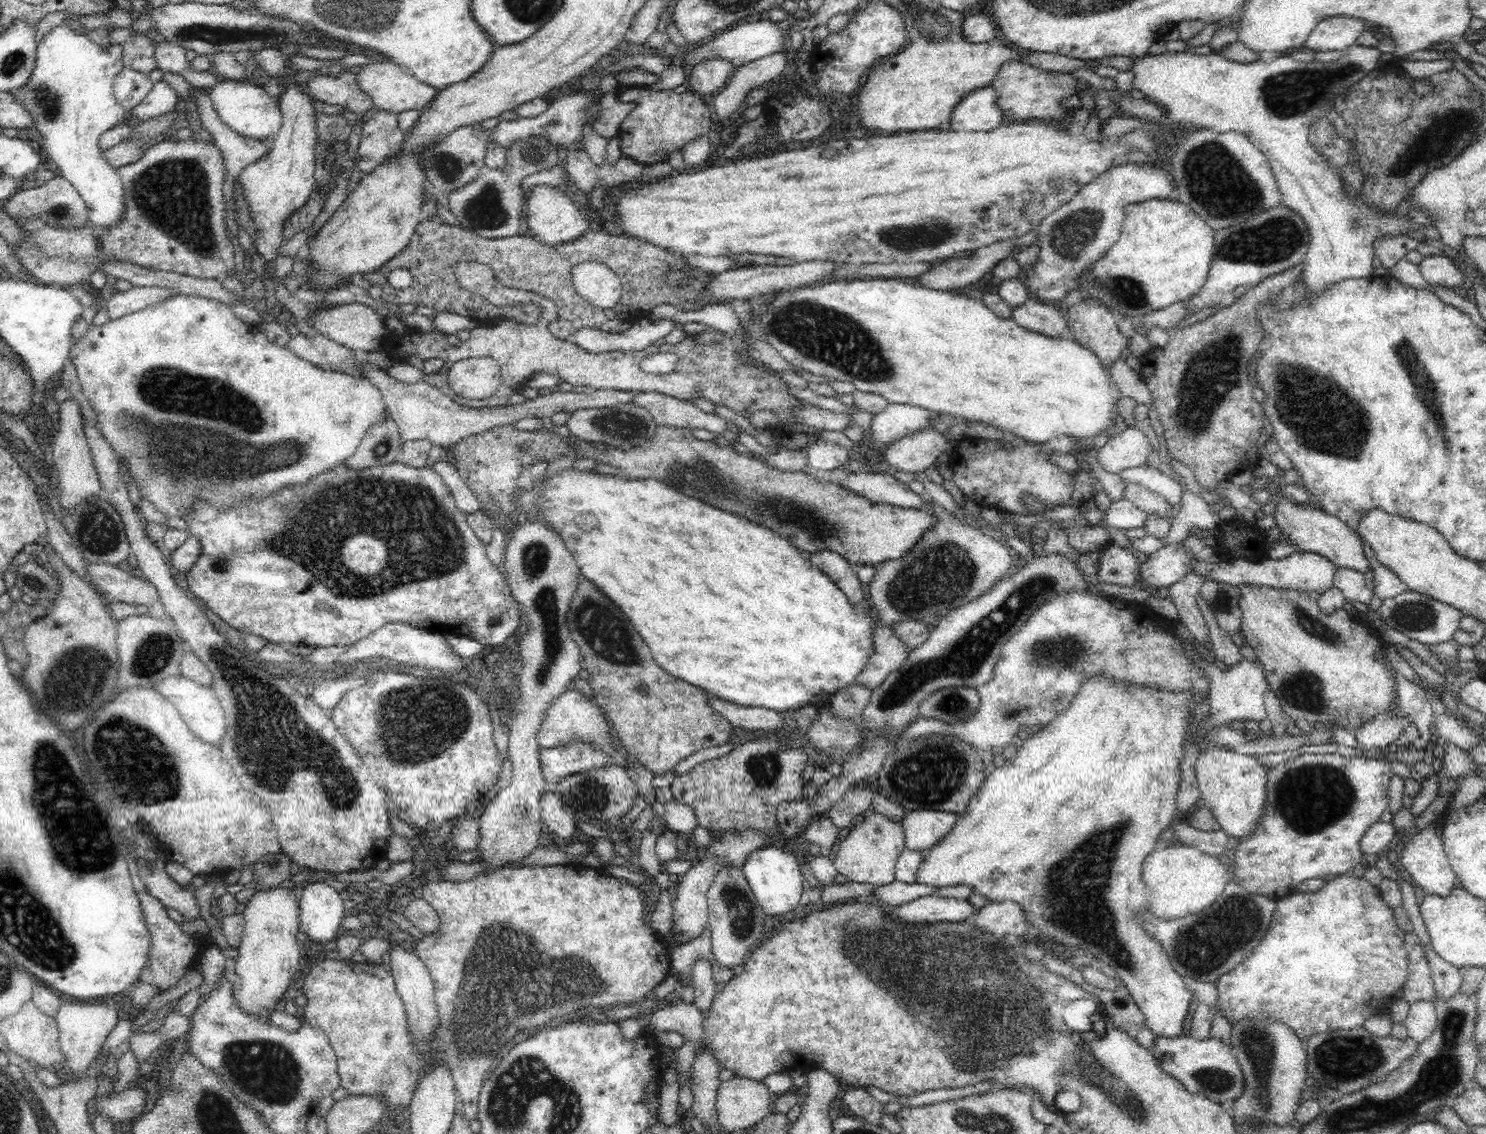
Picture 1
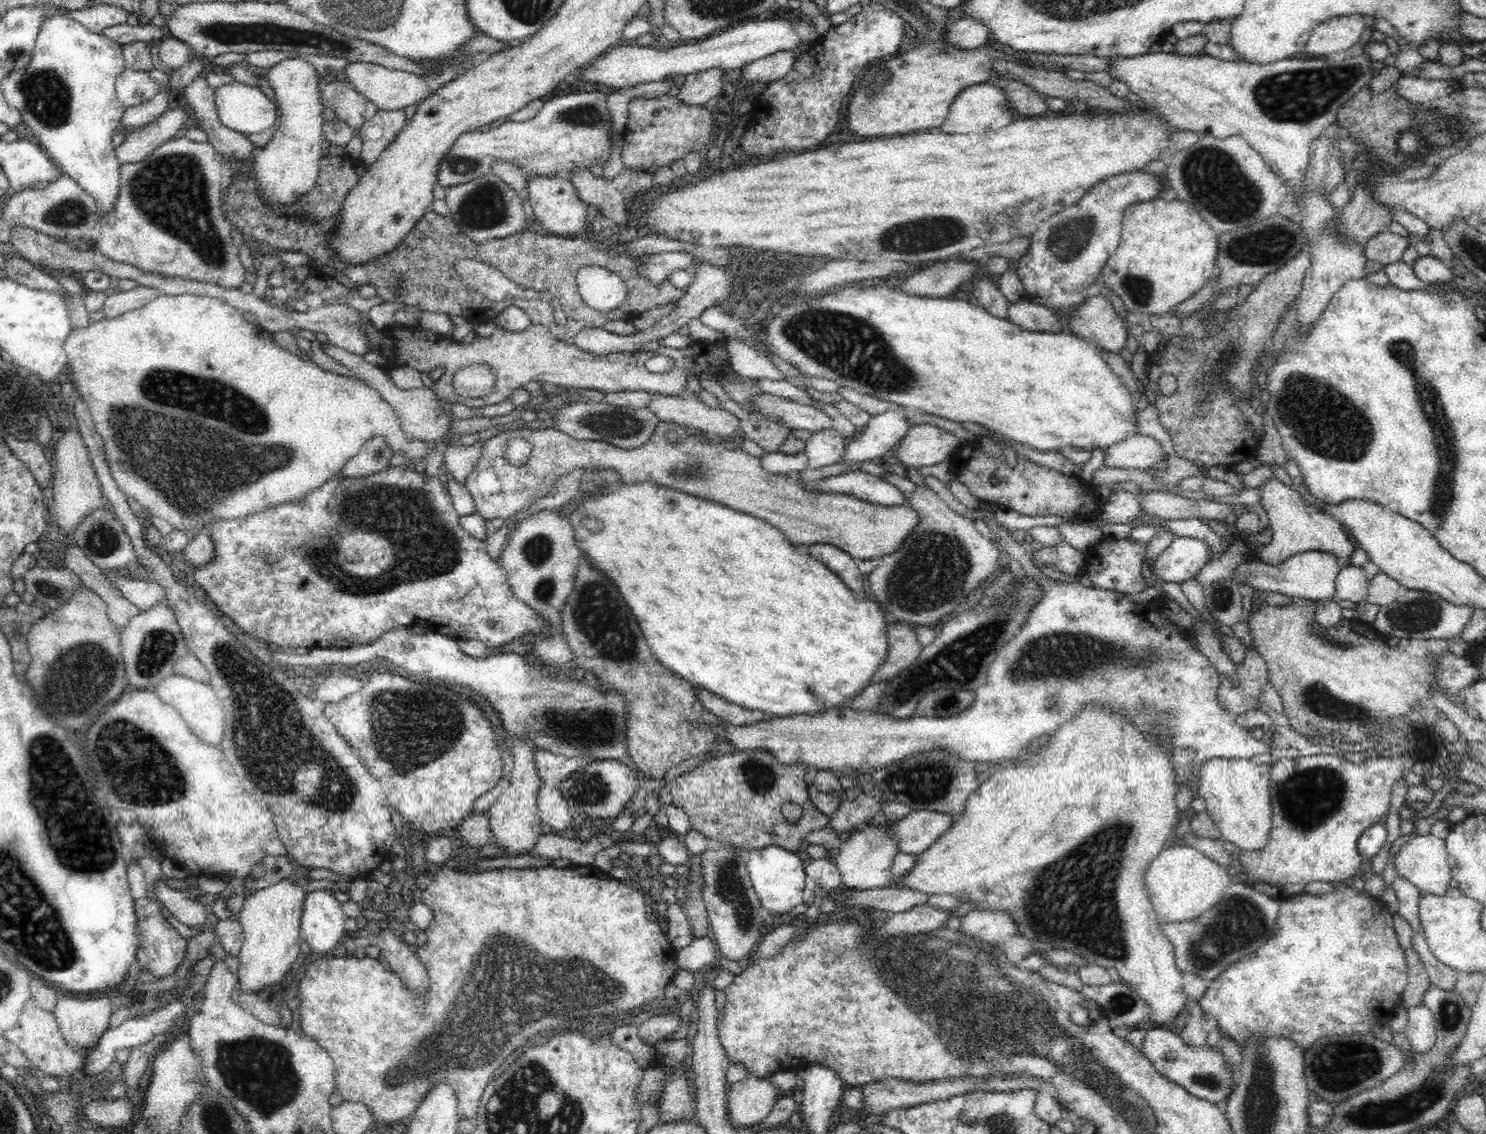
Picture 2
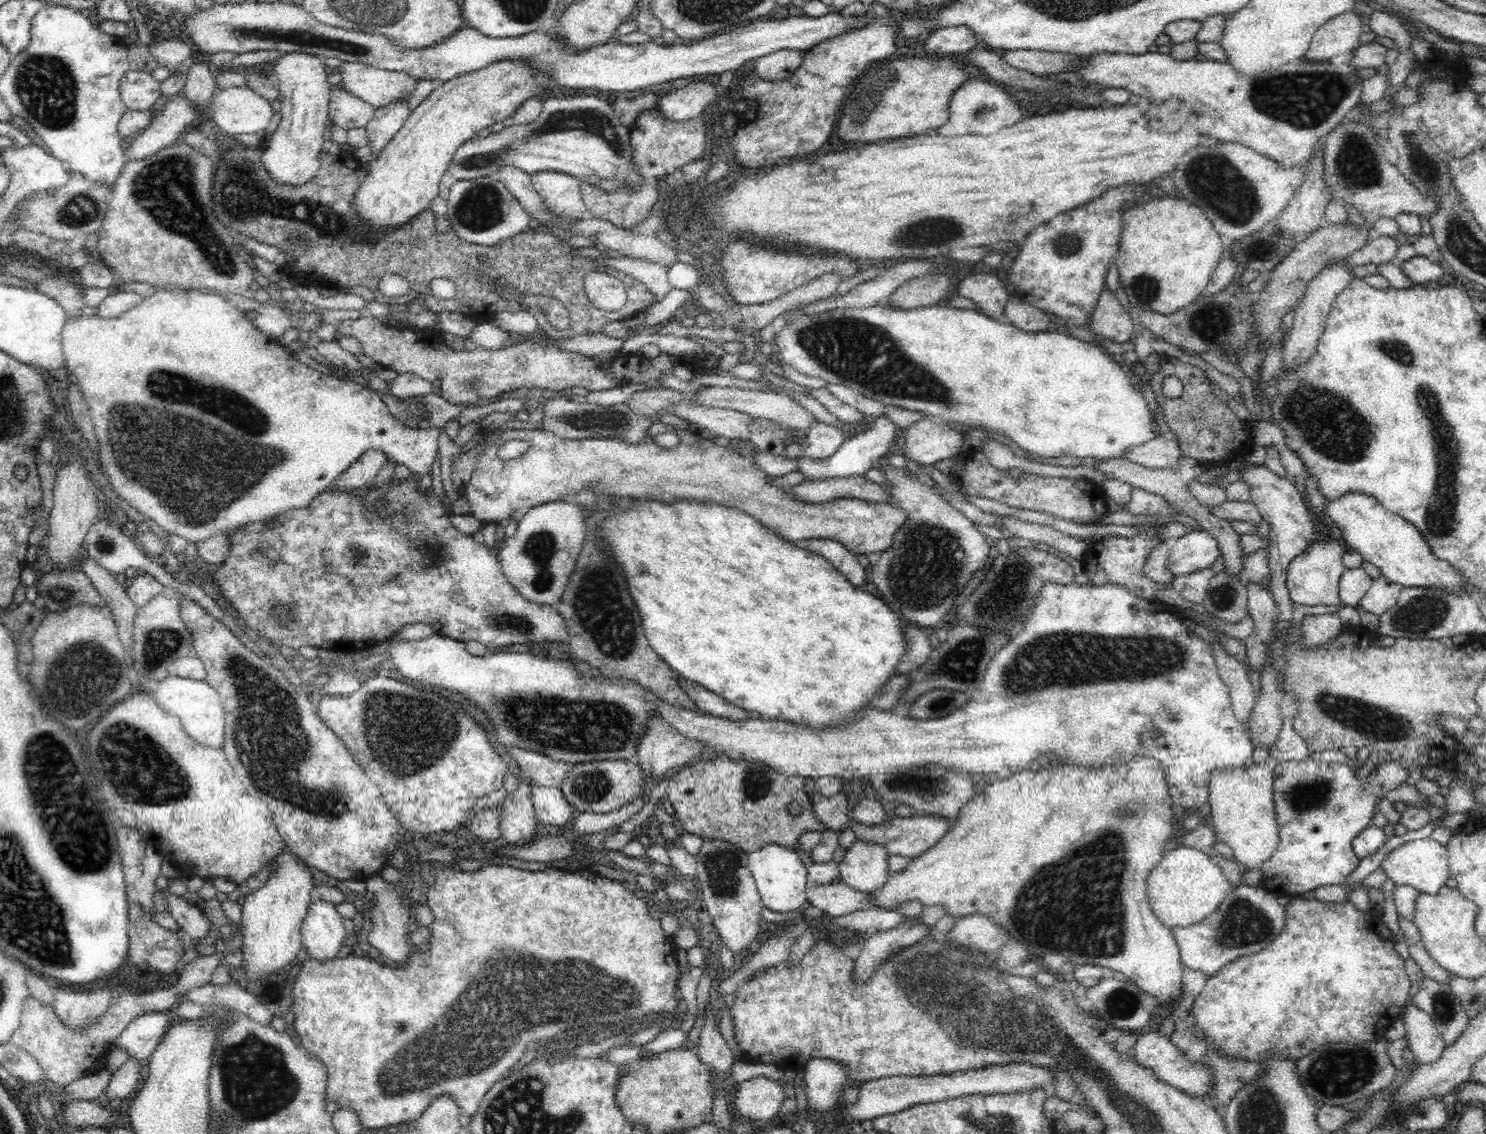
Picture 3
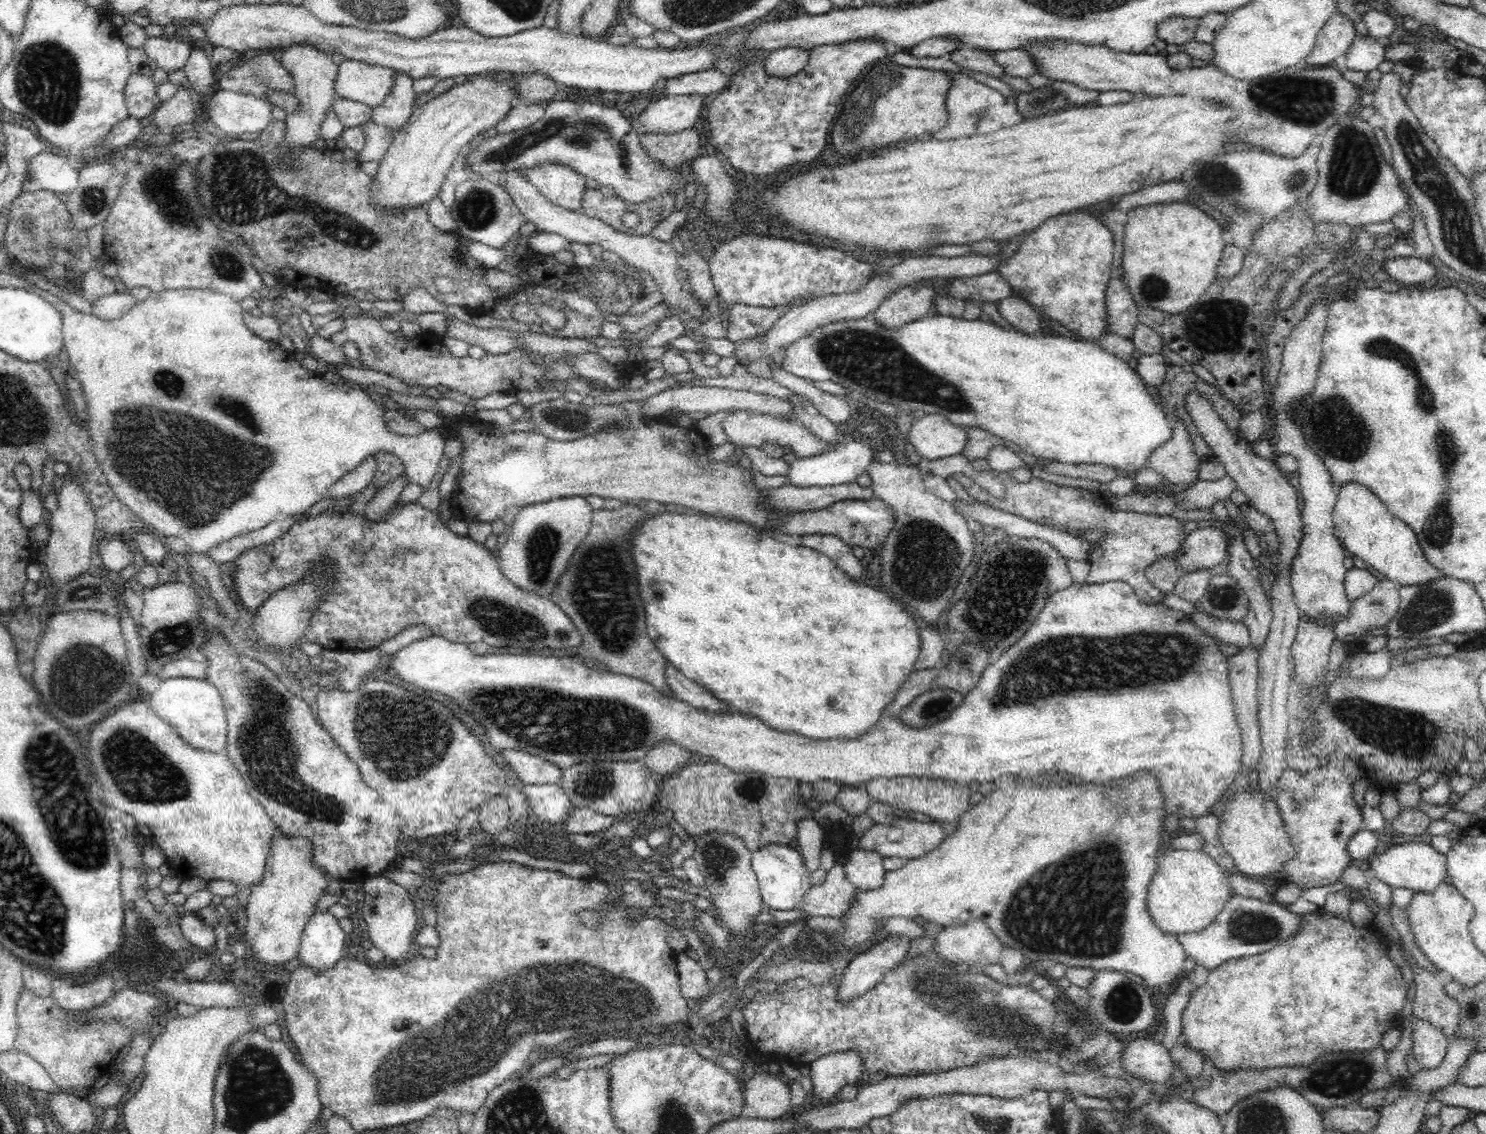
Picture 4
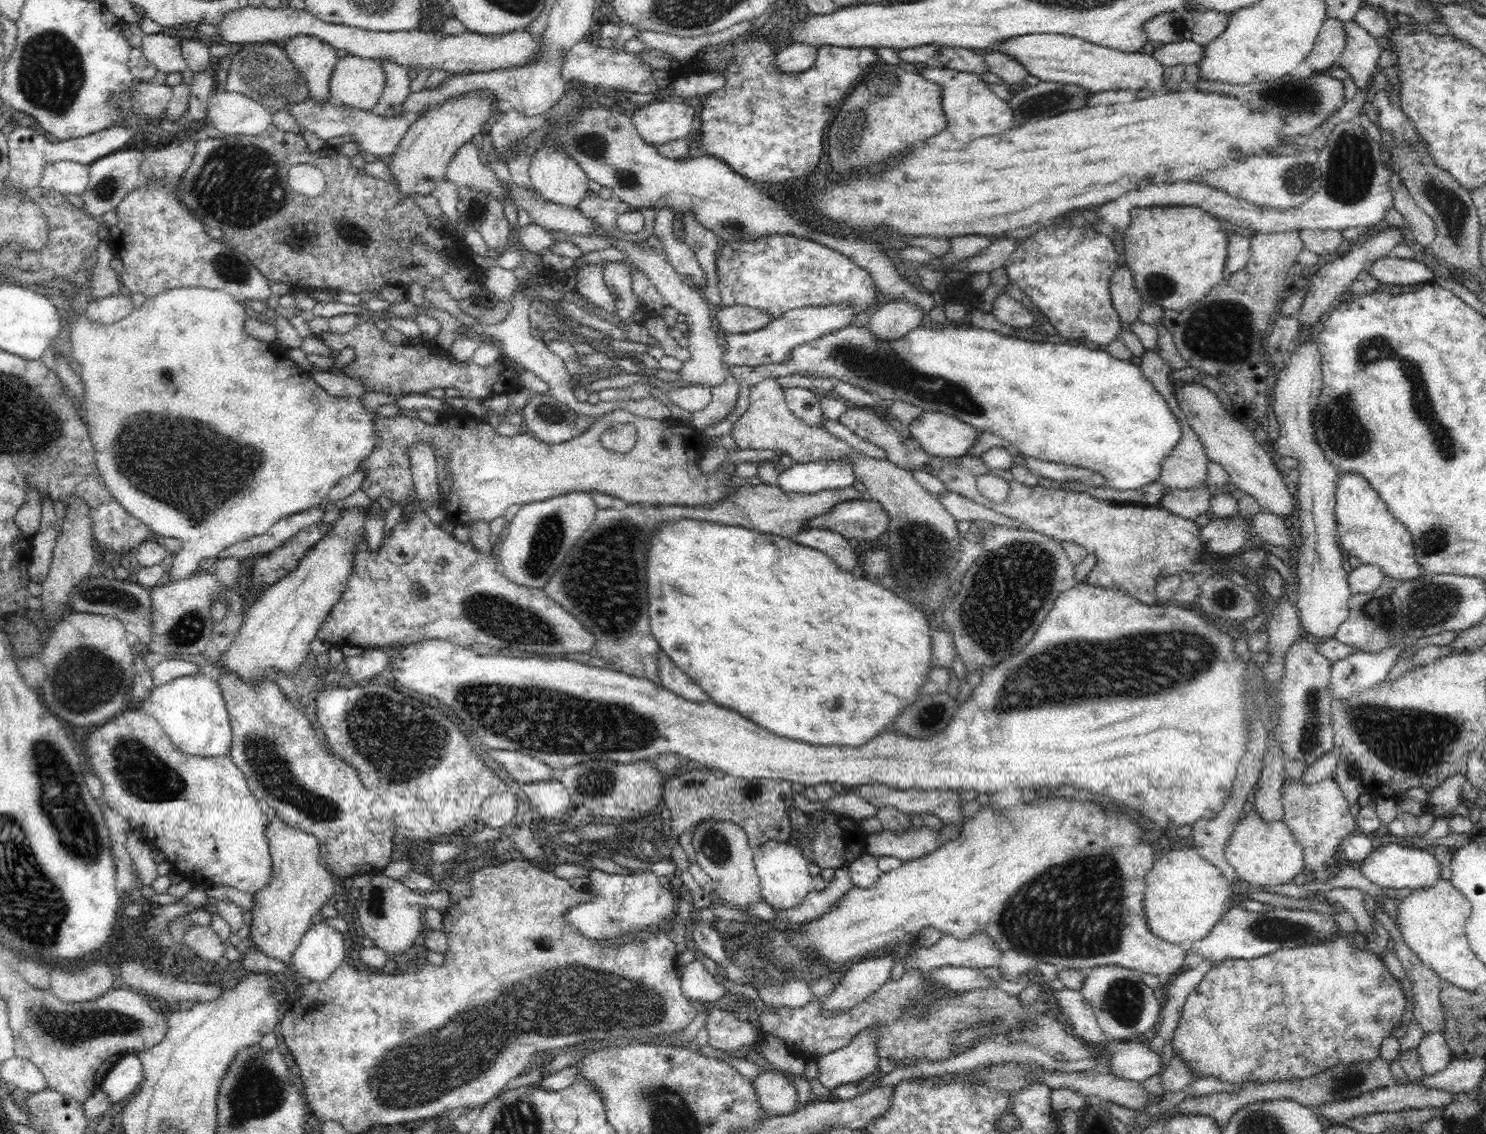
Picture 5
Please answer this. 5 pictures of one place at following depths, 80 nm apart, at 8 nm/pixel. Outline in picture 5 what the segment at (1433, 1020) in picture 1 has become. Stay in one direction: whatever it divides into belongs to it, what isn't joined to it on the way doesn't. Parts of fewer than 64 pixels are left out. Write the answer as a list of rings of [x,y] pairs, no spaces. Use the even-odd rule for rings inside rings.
[[[1442,1032],[1425,1034],[1416,1049],[1424,1076],[1440,1072],[1450,1064],[1450,1051]]]

